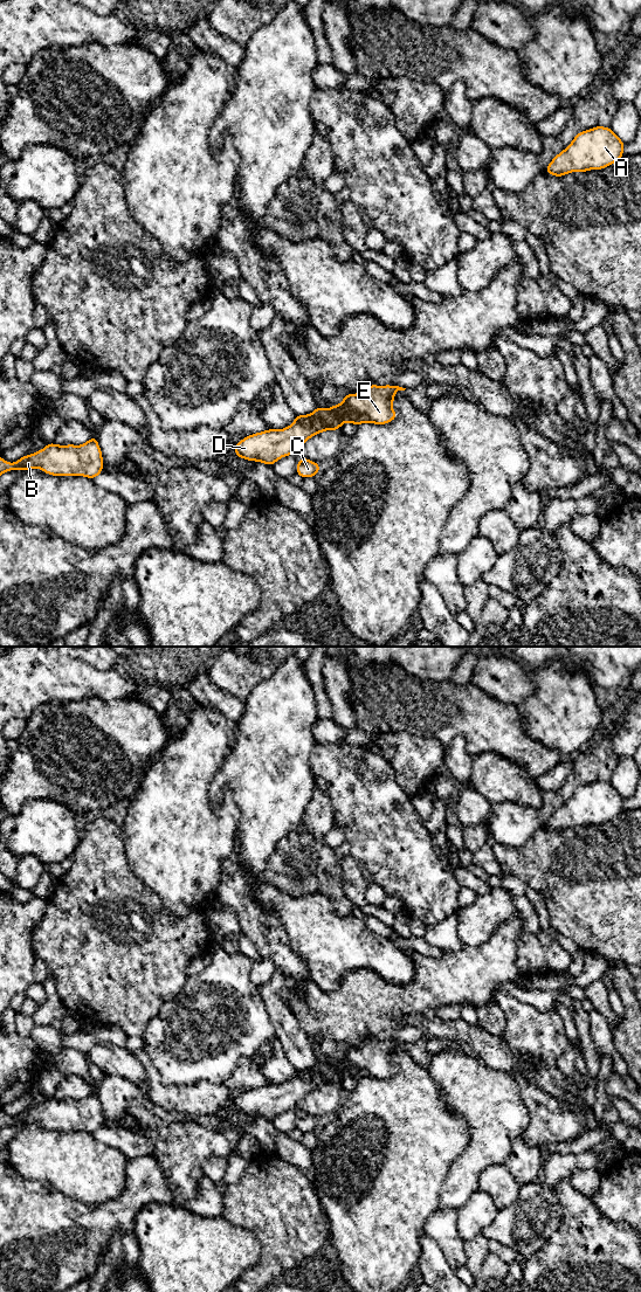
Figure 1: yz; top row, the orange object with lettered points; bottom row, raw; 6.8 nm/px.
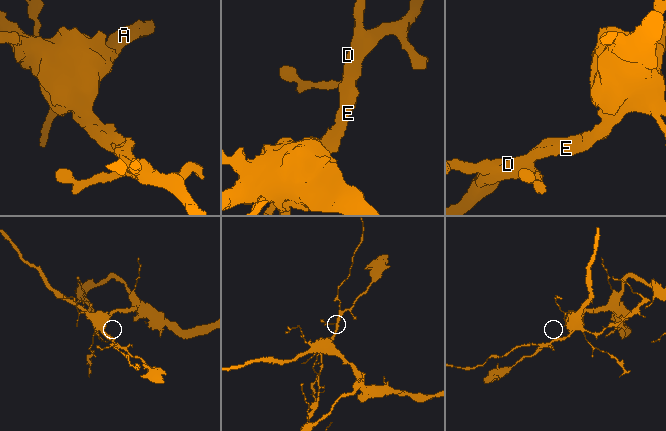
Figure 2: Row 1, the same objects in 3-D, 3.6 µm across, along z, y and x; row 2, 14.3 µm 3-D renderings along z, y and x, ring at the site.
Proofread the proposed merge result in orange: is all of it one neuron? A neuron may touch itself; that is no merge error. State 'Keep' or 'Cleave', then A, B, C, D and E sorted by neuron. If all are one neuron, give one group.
Cleave. Groups: A C E / B D

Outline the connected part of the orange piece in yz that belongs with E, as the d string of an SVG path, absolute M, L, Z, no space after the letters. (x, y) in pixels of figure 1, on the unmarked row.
M371 1039L358 1049L345 1049L342 1058L326 1065L331 1069L340 1069L344 1064L347 1064L357 1071L364 1072L365 1077L374 1079L390 1078L398 1070L392 1064L392 1057L395 1055L394 1048L405 1044L391 1039Z

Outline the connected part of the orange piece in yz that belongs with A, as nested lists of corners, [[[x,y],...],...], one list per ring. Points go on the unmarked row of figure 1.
[[[595,781],[577,788],[545,825],[551,830],[563,831],[571,827],[601,824],[621,814],[623,802],[623,796],[611,782]]]

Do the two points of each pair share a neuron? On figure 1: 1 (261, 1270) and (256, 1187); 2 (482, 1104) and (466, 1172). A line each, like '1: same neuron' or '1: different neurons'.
1: same neuron
2: same neuron

